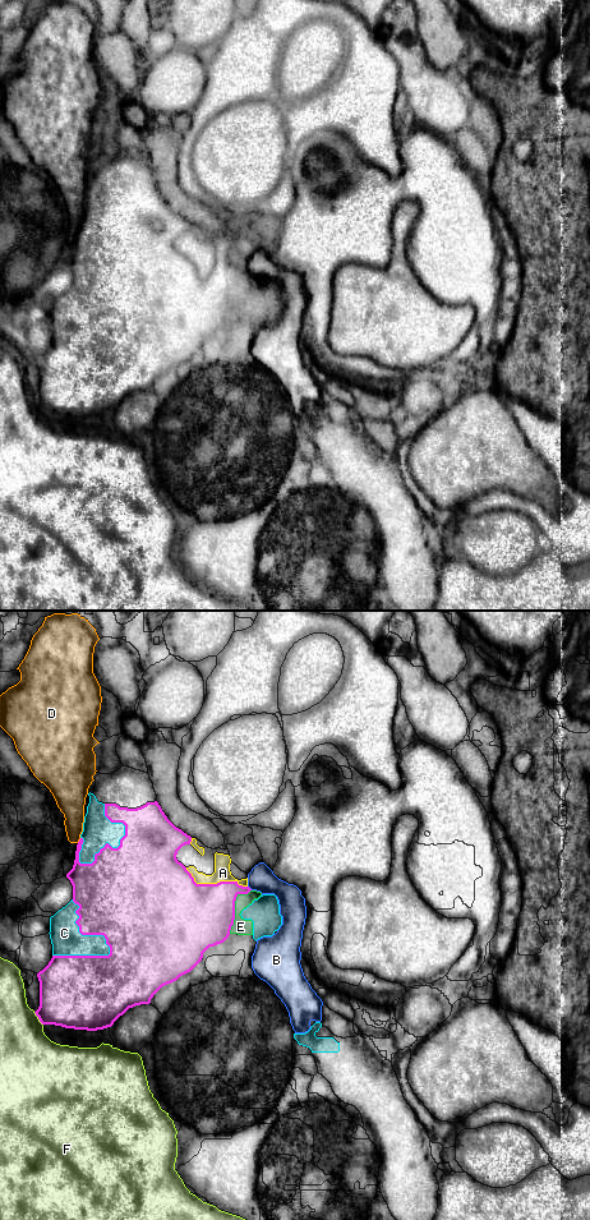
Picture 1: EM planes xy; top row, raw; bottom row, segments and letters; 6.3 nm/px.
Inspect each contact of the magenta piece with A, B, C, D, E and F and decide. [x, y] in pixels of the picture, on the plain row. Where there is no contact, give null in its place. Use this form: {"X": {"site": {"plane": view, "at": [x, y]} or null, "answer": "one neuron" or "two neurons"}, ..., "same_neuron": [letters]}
{"A": {"site": {"plane": "xy", "at": [215, 271]}, "answer": "one neuron"}, "B": {"site": {"plane": "xy", "at": [249, 275]}, "answer": "two neurons"}, "C": {"site": {"plane": "xy", "at": [86, 321]}, "answer": "one neuron"}, "D": {"site": {"plane": "xy", "at": [79, 228]}, "answer": "two neurons"}, "E": {"site": {"plane": "xy", "at": [234, 295]}, "answer": "one neuron"}, "F": {"site": {"plane": "xy", "at": [38, 405]}, "answer": "two neurons"}, "same_neuron": ["A", "C", "E"]}

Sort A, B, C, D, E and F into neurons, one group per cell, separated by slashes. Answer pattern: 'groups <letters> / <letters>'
groups A C E / B / D / F

